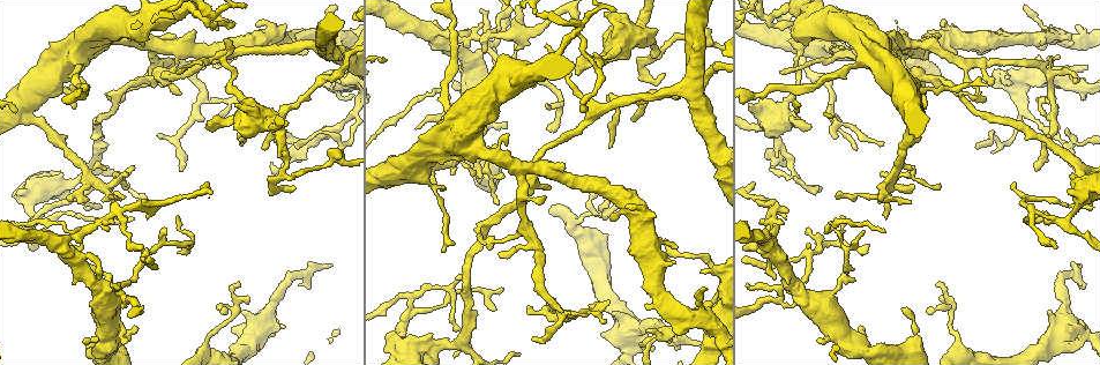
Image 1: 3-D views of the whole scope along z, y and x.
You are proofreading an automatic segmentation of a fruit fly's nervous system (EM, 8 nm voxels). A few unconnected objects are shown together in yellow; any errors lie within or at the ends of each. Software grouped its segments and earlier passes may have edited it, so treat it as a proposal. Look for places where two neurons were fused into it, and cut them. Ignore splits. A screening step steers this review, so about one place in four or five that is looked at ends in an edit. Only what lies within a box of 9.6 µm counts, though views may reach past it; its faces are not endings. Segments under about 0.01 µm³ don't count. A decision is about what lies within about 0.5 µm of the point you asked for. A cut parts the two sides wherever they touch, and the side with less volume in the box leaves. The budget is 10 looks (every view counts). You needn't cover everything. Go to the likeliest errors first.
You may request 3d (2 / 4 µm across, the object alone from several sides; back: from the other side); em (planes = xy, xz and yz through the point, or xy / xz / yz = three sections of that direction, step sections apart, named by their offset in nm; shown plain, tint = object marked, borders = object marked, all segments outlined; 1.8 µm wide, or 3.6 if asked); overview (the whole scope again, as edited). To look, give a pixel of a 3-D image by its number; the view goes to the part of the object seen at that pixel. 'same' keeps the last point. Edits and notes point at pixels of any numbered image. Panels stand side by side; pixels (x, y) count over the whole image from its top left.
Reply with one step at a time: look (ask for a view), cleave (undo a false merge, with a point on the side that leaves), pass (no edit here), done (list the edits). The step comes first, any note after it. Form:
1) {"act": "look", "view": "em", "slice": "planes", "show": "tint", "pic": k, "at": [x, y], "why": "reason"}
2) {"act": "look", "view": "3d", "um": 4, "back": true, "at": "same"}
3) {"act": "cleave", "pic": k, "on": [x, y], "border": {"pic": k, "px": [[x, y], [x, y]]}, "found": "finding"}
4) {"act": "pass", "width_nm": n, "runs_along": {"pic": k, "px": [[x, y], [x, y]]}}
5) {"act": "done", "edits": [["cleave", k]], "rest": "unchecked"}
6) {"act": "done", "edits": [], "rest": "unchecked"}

{"act": "look", "view": "3d", "um": 2, "pic": 1, "at": [408, 315], "why": "thick turns thin"}

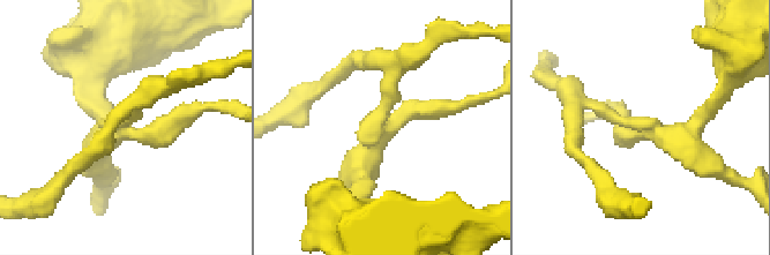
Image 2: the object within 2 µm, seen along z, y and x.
{"act": "look", "view": "em", "slice": "planes", "show": "borders", "pic": 2, "at": [121, 126]}

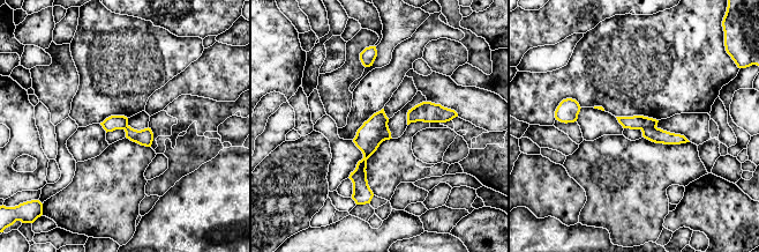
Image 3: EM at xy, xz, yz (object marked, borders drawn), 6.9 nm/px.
{"act": "cleave", "pic": 3, "on": [386, 134], "border": {"pic": 3, "px": [[386, 124], [381, 141]]}, "found": "a second neuron is stuck on"}

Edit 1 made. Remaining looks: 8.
{"act": "look", "view": "3d", "um": 2, "pic": 1, "at": [116, 215], "why": "two arms in line, one across"}

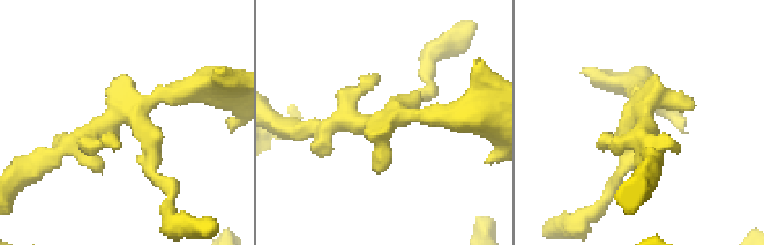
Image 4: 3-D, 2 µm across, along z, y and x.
{"act": "look", "view": "em", "slice": "xz", "step": 4, "show": "tint", "pic": 4, "at": [120, 110], "arms": 3}

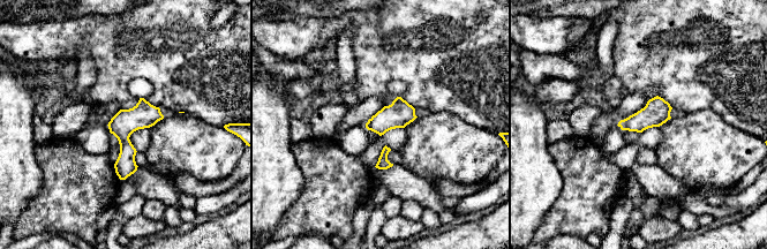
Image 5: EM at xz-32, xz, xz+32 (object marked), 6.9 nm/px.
{"act": "look", "view": "em", "slice": "planes", "show": "borders", "at": "same", "why": "another direction"}

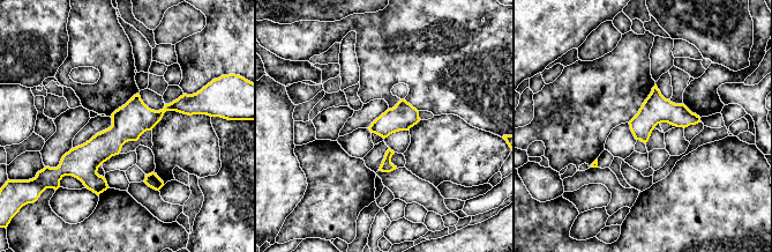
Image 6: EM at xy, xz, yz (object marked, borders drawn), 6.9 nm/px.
{"act": "pass", "width_nm": 190, "runs_along": {"pic": 6, "px": [[193, 108], [134, 118], [87, 158], [66, 158]]}, "found": "continuous, no second neuron"}

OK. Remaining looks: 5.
{"act": "look", "view": "3d", "um": 4, "back": true, "pic": 1, "at": [269, 117], "why": "four arms meet"}

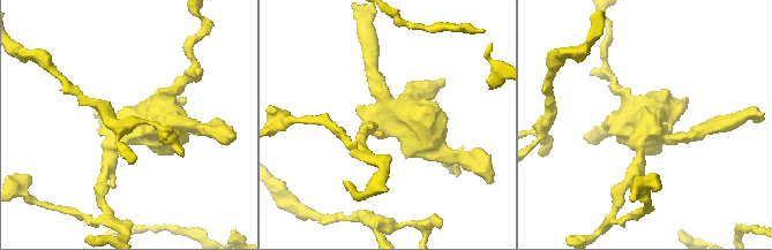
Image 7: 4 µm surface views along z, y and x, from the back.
{"act": "look", "view": "em", "um": 3.6, "slice": "planes", "show": "tint", "pic": 7, "at": [391, 116], "why": "shape alone is not enough"}

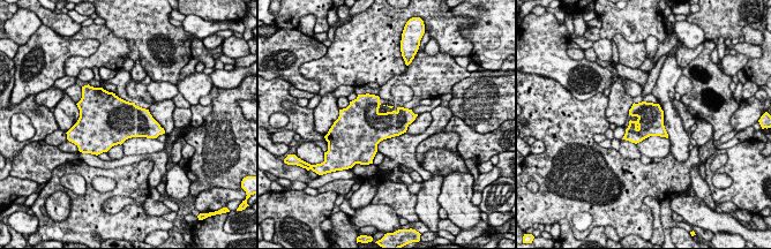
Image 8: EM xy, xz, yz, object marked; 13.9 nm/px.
{"act": "pass", "found": "one neuron here"}

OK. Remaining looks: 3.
{"act": "done", "edits": [["cleave", 3]], "rest": "unchecked"}

